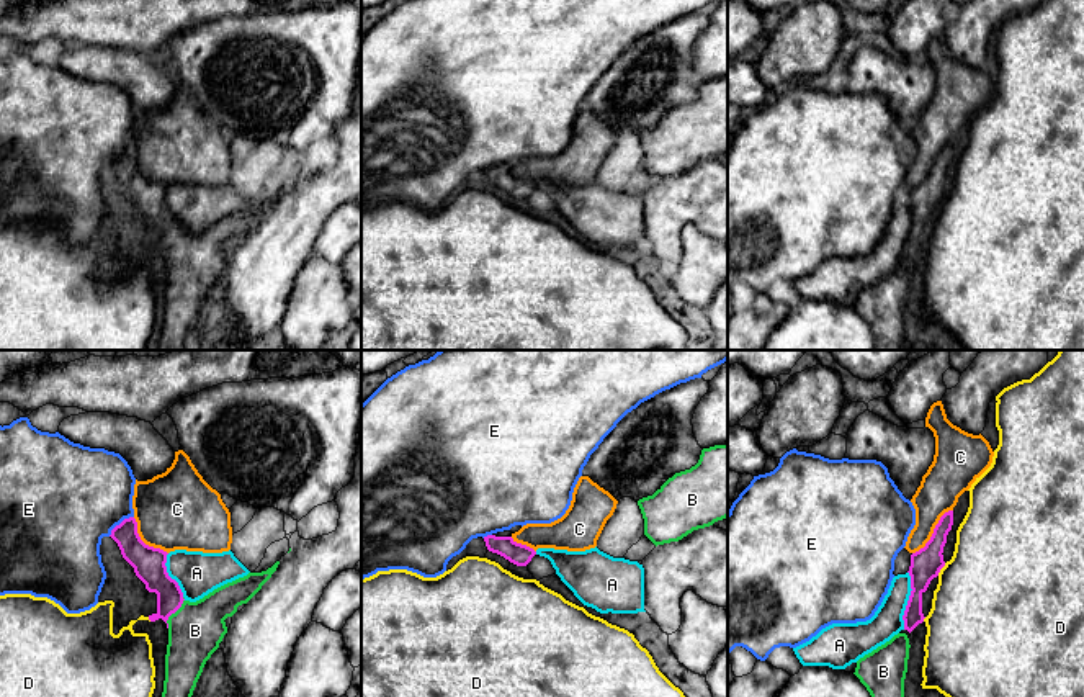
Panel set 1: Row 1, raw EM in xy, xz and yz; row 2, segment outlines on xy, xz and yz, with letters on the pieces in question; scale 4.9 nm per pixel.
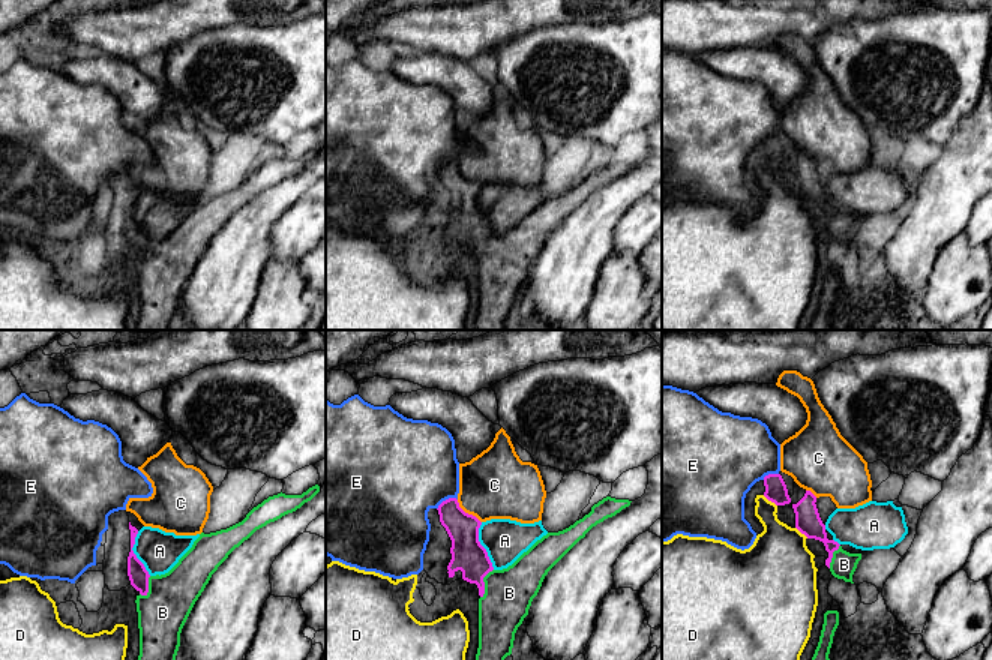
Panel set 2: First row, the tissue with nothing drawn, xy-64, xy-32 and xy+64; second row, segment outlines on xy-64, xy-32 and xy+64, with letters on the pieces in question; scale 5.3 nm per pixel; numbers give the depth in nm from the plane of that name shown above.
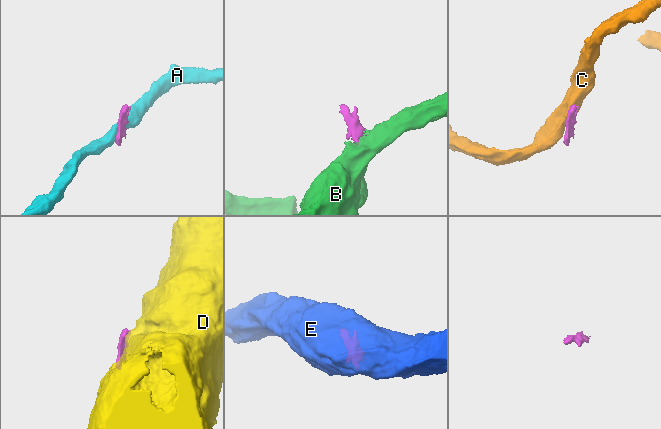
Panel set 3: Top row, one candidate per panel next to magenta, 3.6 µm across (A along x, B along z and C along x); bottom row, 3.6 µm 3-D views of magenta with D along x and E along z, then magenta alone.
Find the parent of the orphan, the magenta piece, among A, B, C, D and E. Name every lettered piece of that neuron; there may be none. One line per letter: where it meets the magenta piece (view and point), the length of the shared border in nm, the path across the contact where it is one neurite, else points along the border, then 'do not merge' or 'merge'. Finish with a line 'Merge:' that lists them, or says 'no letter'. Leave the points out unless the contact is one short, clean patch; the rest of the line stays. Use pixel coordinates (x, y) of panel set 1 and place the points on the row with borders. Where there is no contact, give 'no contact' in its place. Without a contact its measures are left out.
A: yz (908, 601) | 280 nm | do not merge
B: xy (174, 612) | 170 nm | across xy (149, 568), (167, 589), (174, 612), (195, 630) | merge
C: yz (934, 532) | 300 nm | along yz (952, 509), (940, 517), (931, 539), (913, 553) | do not merge
D: yz (940, 568) | 80 nm | do not merge
E: xy (121, 522) | 160 nm | along xy (133, 516), (121, 521), (108, 535) | do not merge
Merge: B

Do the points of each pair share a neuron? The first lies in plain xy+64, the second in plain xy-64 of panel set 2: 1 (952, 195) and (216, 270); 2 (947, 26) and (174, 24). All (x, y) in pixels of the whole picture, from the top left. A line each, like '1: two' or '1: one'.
1: one
2: two

